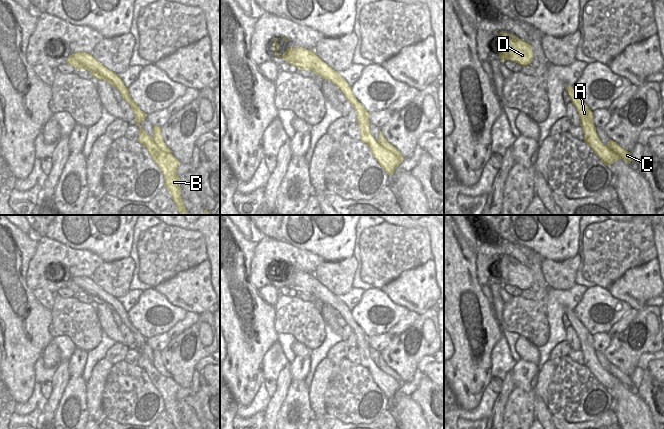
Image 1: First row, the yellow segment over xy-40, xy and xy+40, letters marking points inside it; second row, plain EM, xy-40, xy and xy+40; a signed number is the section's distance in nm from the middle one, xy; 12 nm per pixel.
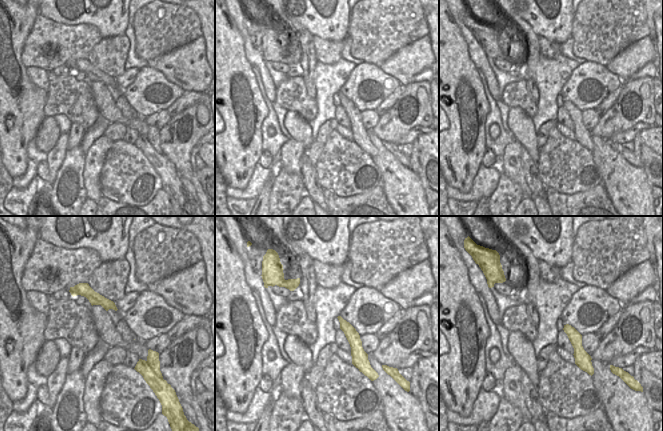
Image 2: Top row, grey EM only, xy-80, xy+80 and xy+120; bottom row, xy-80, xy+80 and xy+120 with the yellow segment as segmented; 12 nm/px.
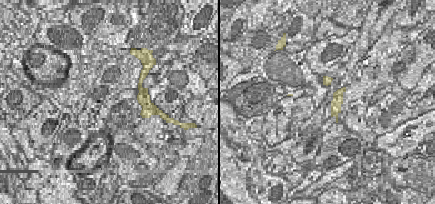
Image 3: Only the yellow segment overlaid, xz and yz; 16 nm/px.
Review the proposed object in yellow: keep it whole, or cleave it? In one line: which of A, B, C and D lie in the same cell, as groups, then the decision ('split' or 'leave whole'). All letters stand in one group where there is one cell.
groups A B D / C; split

